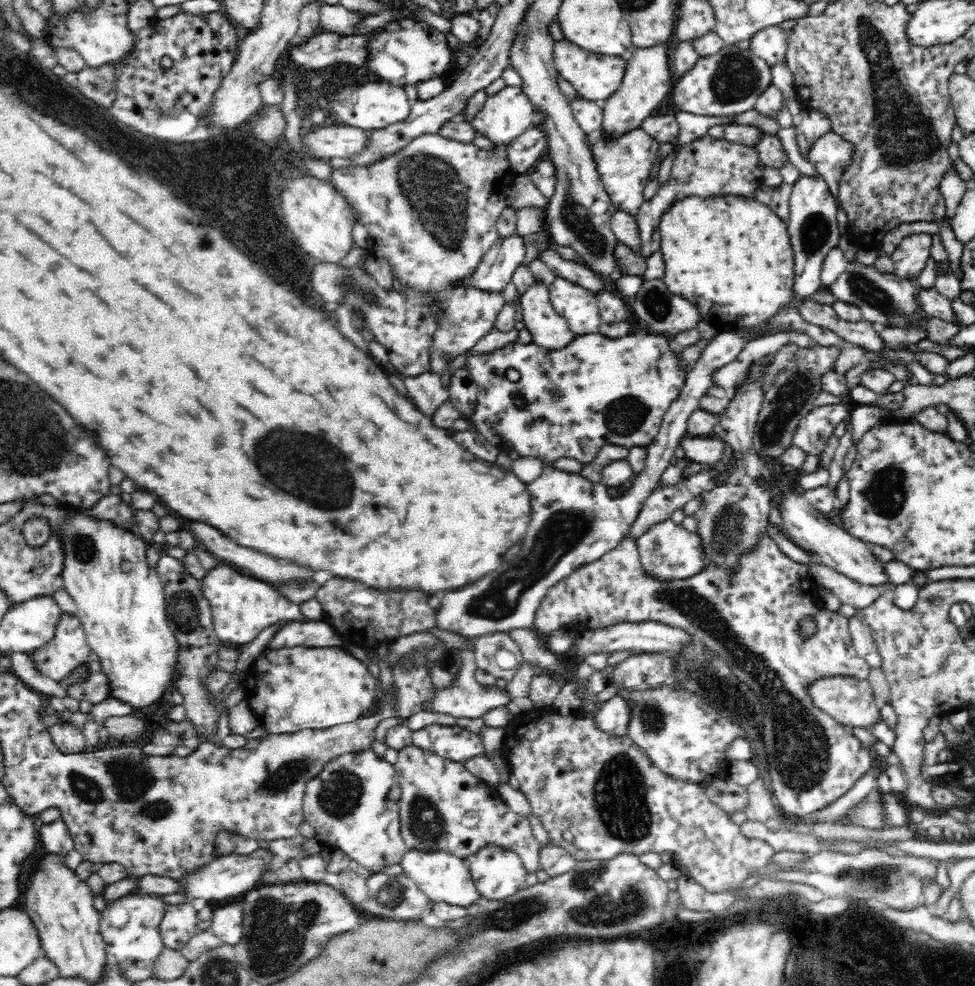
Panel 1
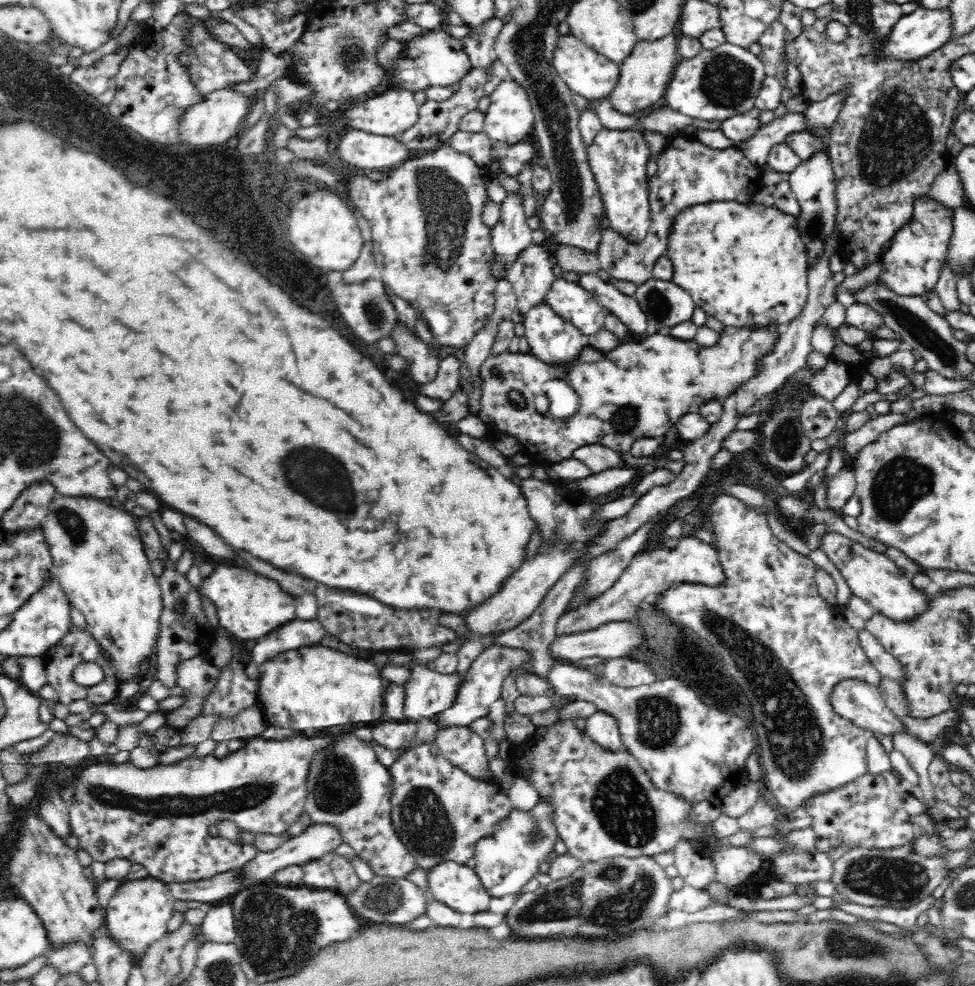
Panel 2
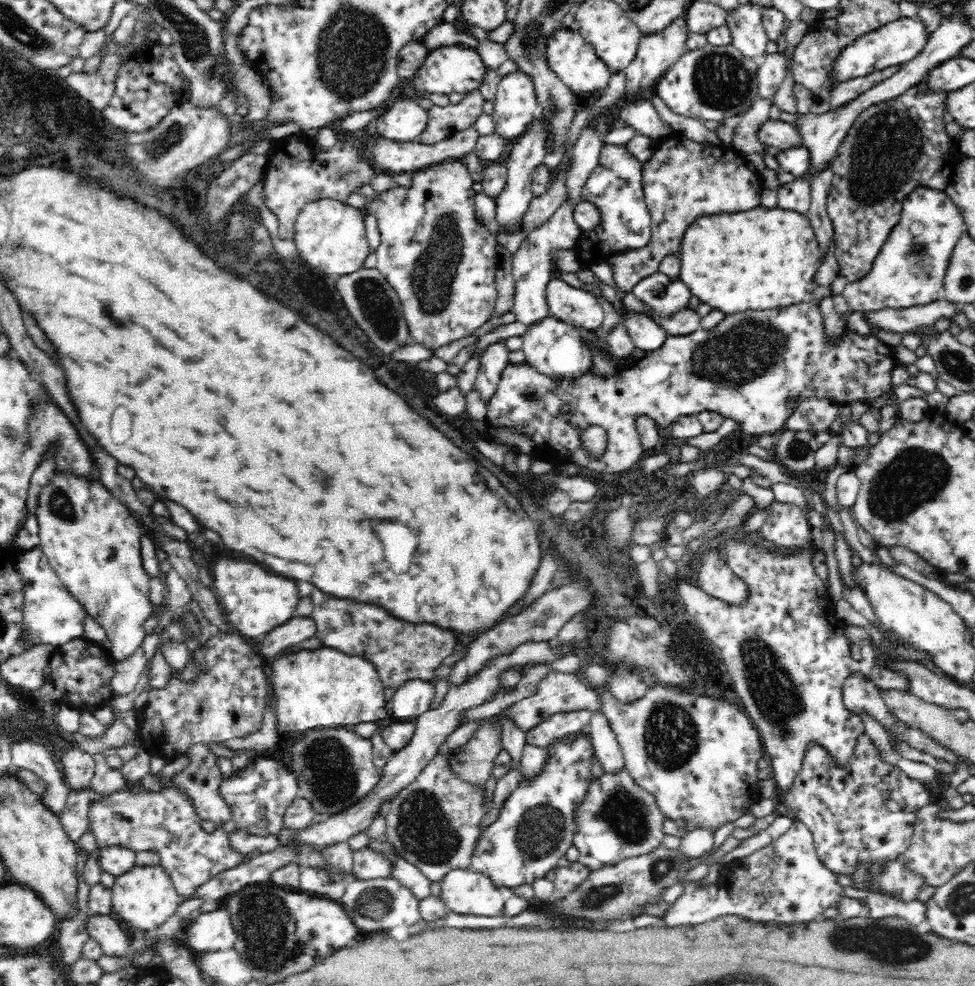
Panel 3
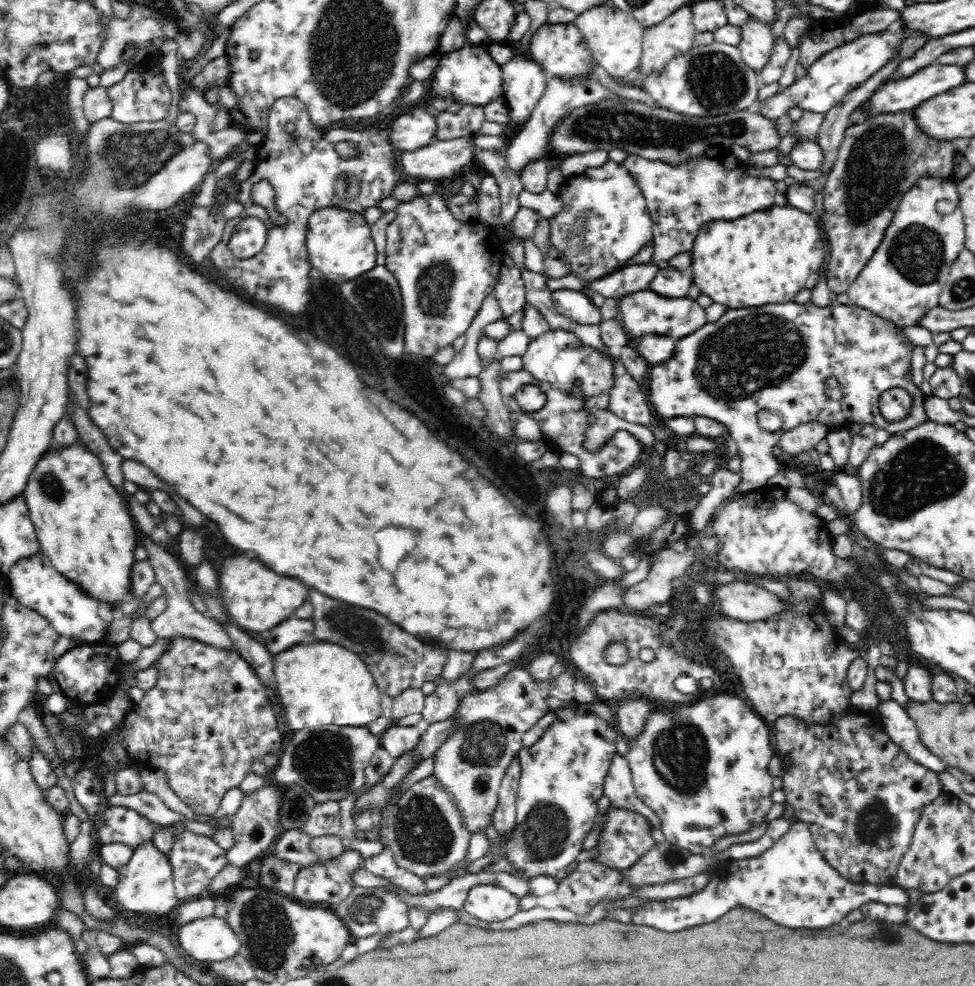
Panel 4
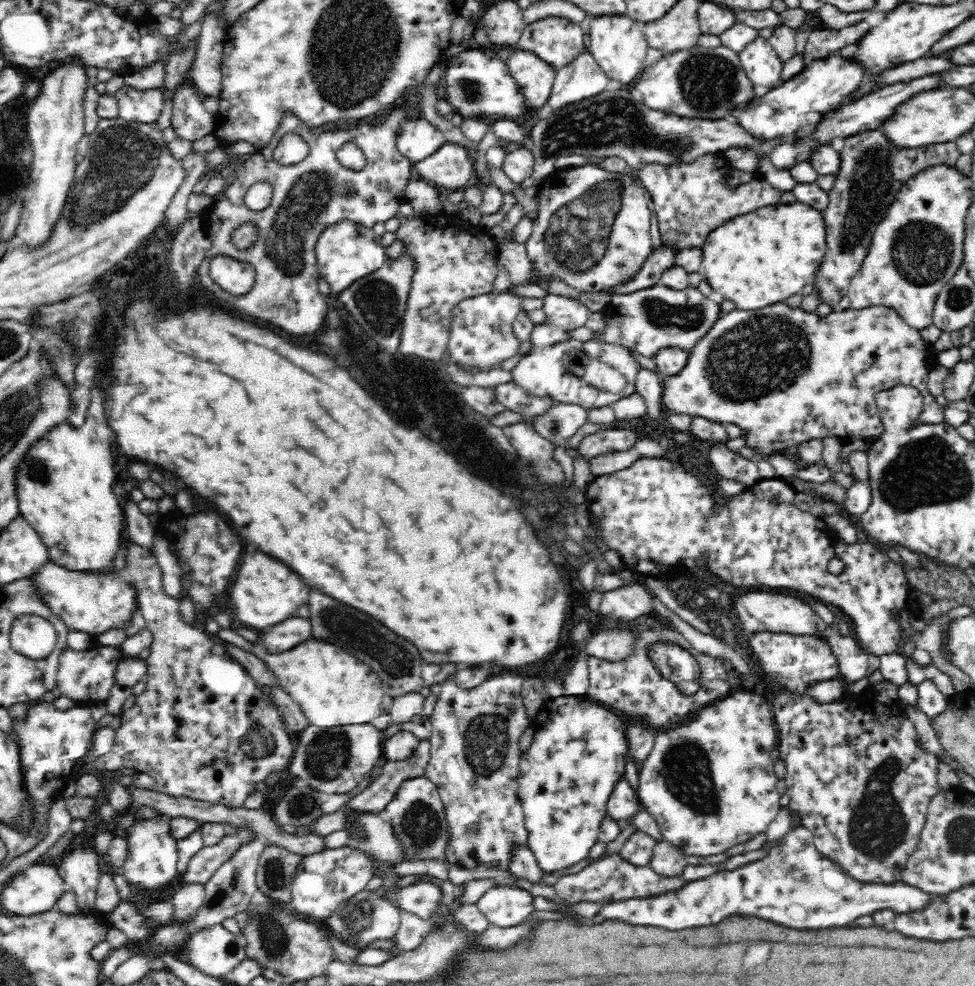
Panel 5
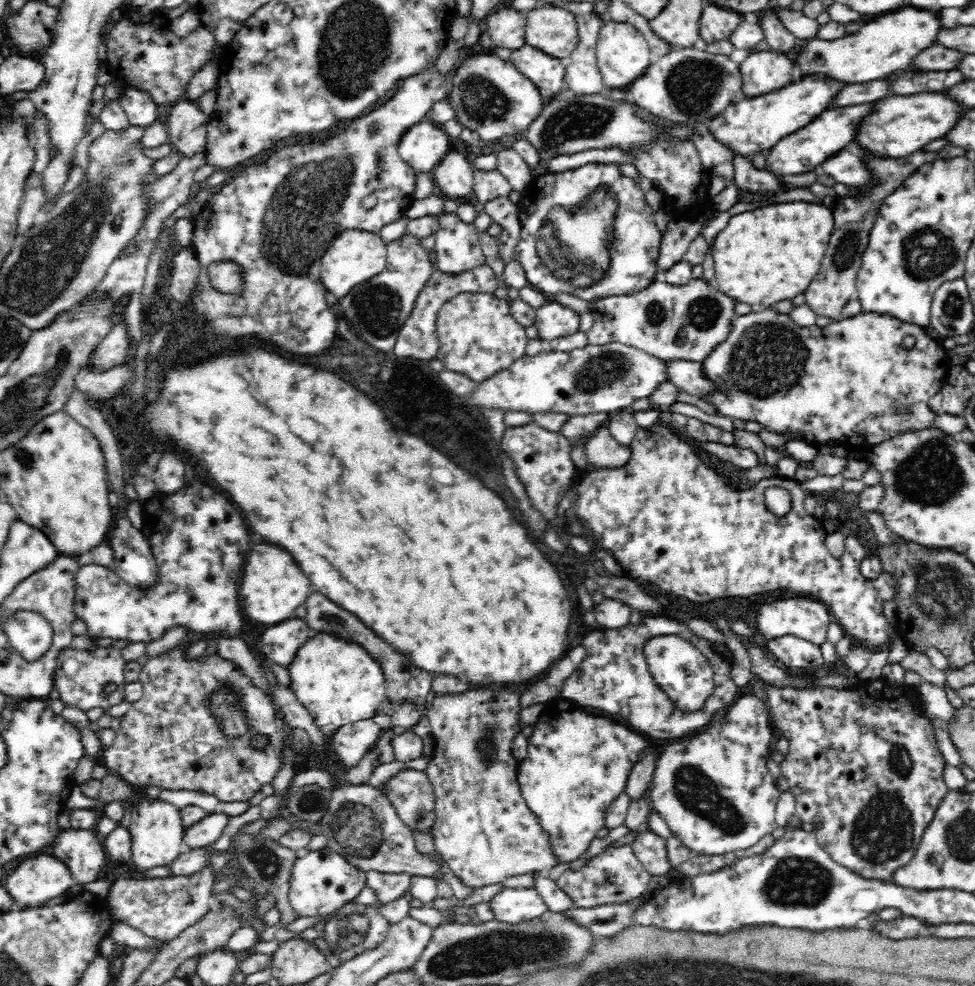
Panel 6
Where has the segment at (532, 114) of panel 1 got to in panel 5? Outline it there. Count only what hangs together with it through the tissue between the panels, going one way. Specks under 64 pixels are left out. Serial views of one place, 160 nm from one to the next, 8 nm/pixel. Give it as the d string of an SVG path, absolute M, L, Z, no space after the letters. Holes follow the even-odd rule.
M519 48L514 50L505 64L508 66L510 77L522 92L527 110L536 111L544 108L550 96L556 70L540 61L532 52L525 52Z

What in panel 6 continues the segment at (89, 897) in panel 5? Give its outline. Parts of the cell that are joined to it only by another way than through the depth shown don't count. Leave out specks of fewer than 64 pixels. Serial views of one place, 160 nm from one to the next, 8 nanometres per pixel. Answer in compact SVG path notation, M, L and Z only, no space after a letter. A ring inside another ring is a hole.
M91 829L60 830L52 846L53 856L65 864L77 884L84 887L100 878L107 854L98 833Z

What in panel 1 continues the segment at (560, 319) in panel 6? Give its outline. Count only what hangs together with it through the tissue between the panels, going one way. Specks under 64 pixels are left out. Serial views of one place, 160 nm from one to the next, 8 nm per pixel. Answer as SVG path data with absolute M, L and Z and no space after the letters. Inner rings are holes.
M556 277L548 286L555 312L568 324L574 335L598 333L603 324L594 291L583 285Z

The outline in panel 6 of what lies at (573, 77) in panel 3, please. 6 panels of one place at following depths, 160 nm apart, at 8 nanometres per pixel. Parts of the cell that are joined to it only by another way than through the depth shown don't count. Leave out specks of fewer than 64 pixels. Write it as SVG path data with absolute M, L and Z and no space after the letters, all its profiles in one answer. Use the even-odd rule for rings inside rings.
M538 5L527 13L525 45L564 61L576 51L578 44L577 22L568 10Z

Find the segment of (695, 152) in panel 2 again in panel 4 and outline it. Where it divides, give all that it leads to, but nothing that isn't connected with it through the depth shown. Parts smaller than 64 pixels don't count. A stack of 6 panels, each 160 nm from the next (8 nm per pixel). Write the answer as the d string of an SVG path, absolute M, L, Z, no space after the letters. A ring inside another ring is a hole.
M704 153L690 155L676 164L628 155L625 166L643 192L653 222L654 252L649 264L658 269L668 268L672 256L688 252L697 232L710 220L732 220L774 205L774 181L748 174L746 166L736 158L733 162L736 166L730 168L724 158L708 158Z

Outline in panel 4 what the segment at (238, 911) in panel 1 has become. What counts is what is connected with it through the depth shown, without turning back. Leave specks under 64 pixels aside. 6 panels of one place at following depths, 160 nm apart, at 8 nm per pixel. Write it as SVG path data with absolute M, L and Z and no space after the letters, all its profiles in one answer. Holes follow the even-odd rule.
M215 915L184 923L177 936L186 954L199 962L230 958L241 946L241 939L227 919Z

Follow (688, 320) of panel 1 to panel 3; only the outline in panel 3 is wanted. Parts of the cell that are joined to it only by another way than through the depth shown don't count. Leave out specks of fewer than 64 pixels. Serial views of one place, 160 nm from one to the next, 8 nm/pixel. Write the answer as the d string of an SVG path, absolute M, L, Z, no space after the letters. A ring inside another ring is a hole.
M660 271L640 280L631 292L656 321L671 319L688 307L690 290L679 278L673 279Z

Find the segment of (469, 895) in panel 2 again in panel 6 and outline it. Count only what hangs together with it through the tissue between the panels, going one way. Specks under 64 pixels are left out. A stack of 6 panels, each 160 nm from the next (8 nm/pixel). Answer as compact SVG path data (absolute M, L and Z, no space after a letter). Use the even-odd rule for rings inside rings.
M504 887L488 902L493 919L506 924L520 924L540 917L548 909L535 888Z

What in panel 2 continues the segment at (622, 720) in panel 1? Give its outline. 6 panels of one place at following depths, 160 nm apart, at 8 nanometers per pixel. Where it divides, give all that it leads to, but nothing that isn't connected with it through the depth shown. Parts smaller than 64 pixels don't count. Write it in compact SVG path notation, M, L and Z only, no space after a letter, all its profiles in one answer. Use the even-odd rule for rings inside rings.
M597 710L585 719L585 730L596 743L616 751L625 748L618 729L618 719L610 712Z

